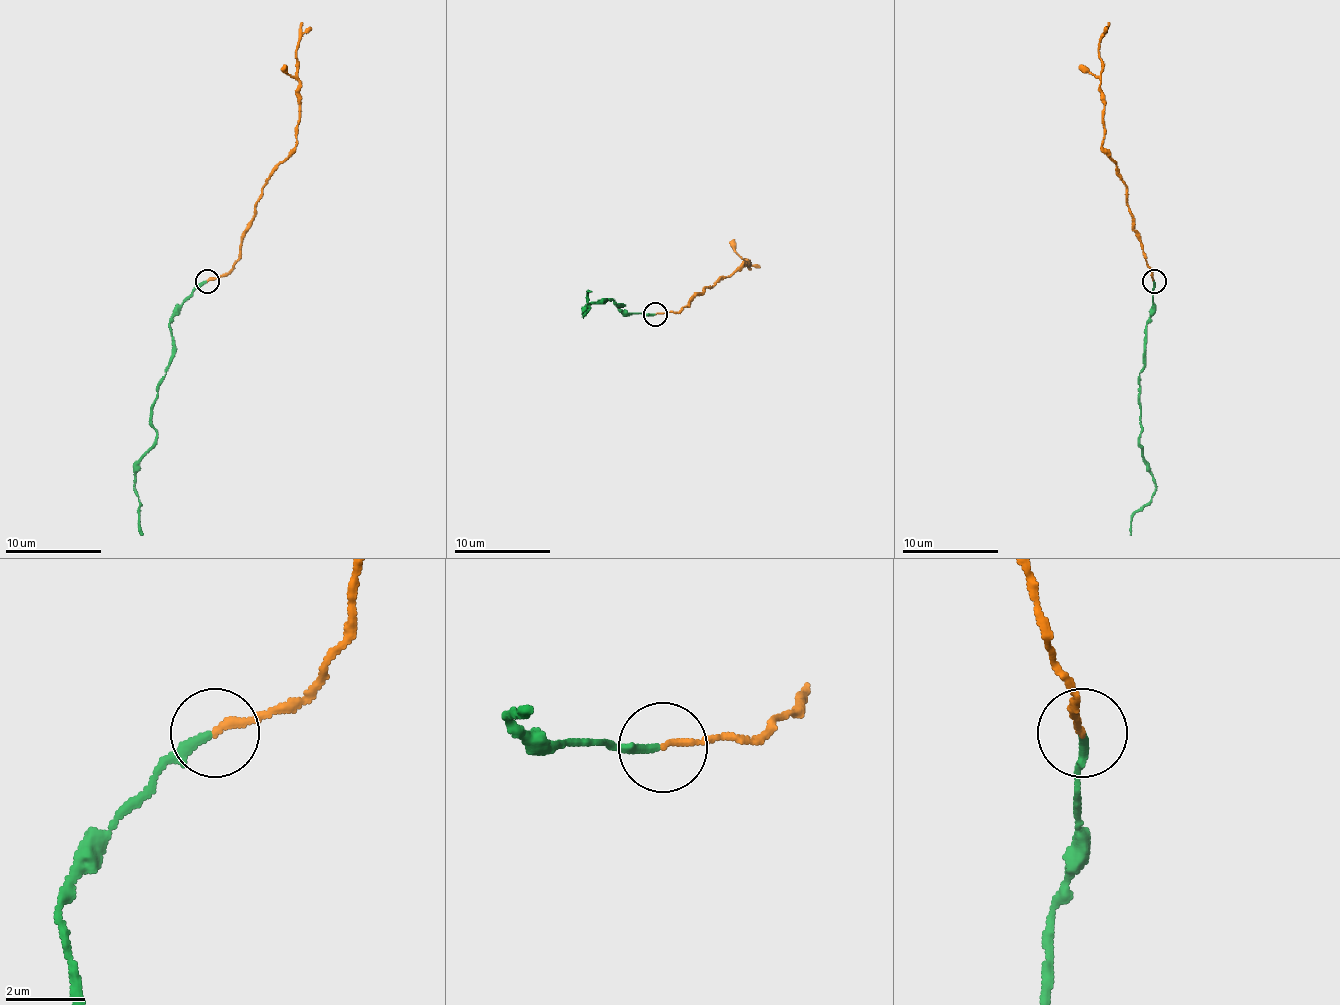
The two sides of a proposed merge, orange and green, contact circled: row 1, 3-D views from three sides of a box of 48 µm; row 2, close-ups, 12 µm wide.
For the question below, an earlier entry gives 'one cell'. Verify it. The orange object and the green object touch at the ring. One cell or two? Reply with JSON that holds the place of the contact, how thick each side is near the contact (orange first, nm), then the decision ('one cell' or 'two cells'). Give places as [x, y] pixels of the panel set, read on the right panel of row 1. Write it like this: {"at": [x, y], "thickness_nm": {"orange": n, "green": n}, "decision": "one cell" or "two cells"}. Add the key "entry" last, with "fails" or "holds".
{"at": [1154, 281], "thickness_nm": {"orange": 170, "green": 240}, "decision": "one cell", "entry": "holds"}

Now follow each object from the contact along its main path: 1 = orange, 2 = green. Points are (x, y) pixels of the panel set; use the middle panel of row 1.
1: (656, 314), (687, 304), (697, 294), (728, 277), (743, 263), (748, 265), (745, 260), (750, 270)
2: (654, 314), (625, 314), (613, 299), (600, 301), (605, 299), (588, 306), (584, 316), (588, 289)

